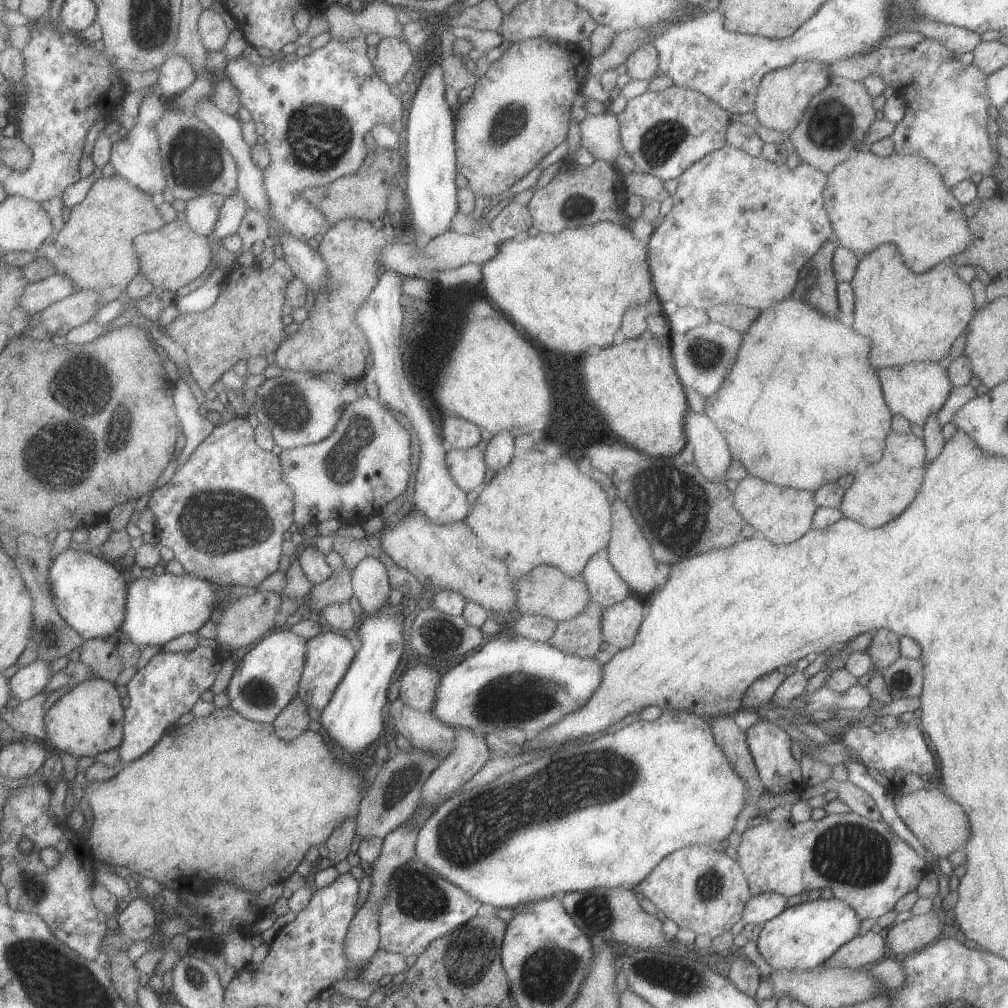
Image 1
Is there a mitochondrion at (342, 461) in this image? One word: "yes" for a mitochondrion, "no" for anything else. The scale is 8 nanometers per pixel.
yes

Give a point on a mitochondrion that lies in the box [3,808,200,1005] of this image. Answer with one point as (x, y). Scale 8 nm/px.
(35, 890)

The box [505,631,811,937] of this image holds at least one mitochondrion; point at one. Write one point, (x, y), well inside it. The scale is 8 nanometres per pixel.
(595, 914)

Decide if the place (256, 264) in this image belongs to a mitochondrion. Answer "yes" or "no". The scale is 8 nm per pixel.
no

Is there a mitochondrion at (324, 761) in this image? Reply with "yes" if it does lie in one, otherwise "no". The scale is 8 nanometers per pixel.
no

